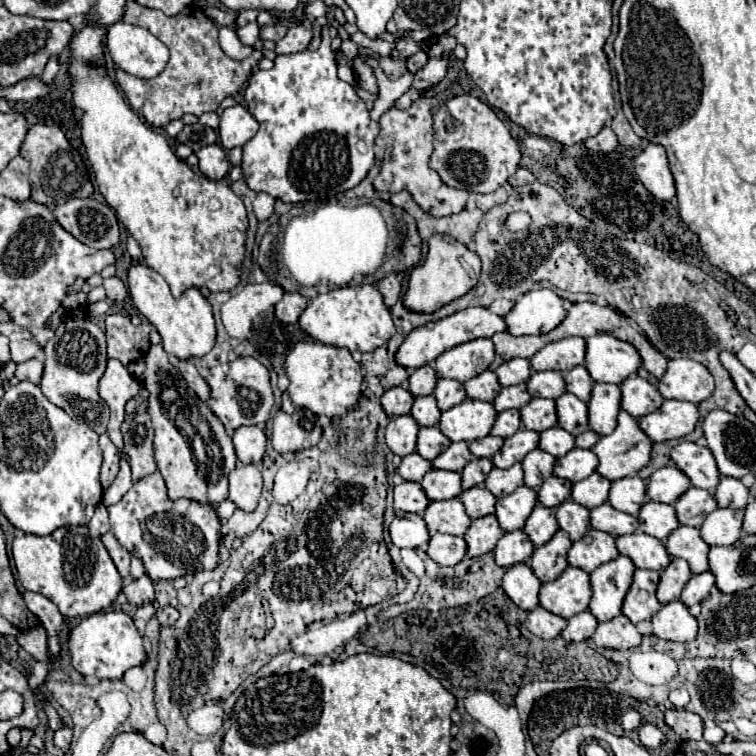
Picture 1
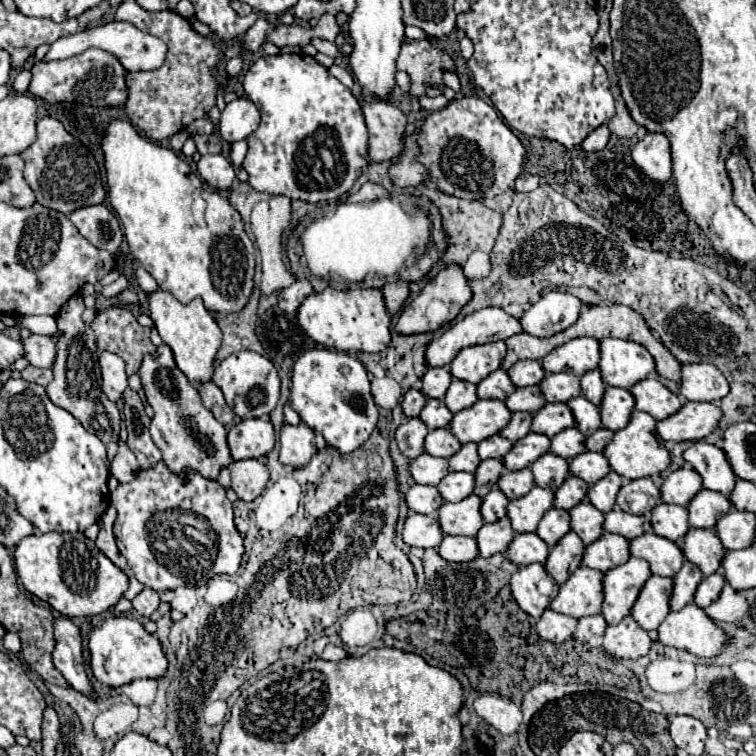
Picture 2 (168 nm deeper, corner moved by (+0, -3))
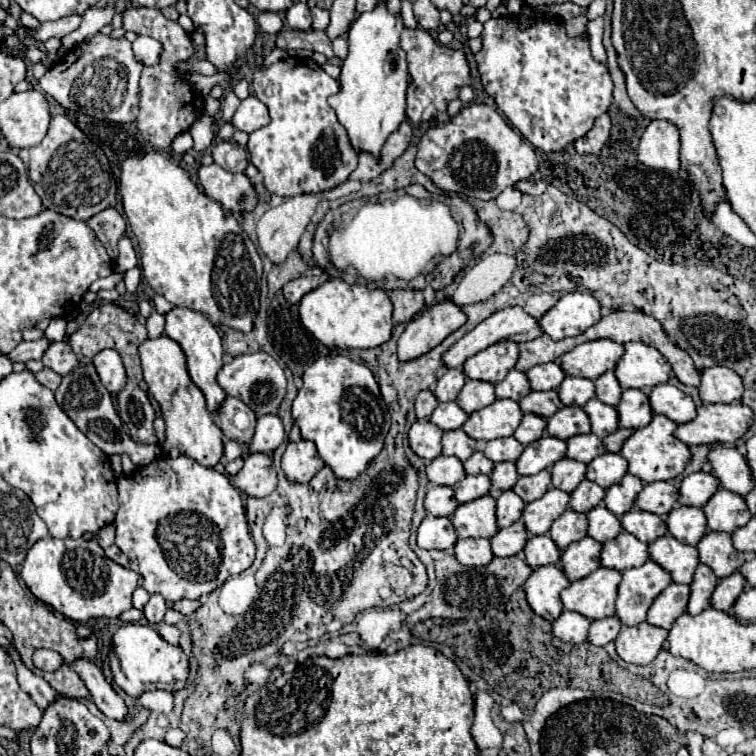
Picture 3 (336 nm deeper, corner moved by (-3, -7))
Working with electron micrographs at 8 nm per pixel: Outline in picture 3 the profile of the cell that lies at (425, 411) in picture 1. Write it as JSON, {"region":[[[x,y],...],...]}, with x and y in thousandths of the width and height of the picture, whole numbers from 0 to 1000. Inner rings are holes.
{"region":[[[595,530],[595,533],[582,533],[577,538],[577,544],[571,546],[569,557],[574,562],[579,562],[585,570],[601,570],[608,567],[619,554],[619,546],[614,541],[606,538],[606,533]]]}

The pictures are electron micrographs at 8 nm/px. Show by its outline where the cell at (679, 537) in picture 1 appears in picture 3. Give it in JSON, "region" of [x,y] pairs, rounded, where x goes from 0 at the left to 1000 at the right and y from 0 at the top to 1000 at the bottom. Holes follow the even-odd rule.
{"region":[[[937,702],[923,718],[923,731],[926,742],[937,747],[947,758],[947,763],[963,763],[974,758],[987,742],[984,734],[968,724],[966,705]]]}

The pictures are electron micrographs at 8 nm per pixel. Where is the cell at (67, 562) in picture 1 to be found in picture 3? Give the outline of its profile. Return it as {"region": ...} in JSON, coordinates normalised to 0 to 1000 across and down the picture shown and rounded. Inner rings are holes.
{"region":[[[71,710],[53,713],[42,721],[26,750],[26,763],[53,795],[63,798],[87,819],[101,824],[127,816],[159,816],[175,803],[175,784],[185,769],[180,755],[143,739],[138,726],[124,713]]]}

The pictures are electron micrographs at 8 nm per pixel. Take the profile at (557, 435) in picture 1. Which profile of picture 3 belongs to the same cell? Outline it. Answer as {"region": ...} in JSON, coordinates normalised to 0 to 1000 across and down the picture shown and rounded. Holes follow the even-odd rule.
{"region":[[[778,573],[778,575],[759,575],[749,586],[751,586],[749,604],[770,610],[770,612],[780,612],[786,604],[802,599],[802,591],[799,591],[796,581],[783,575],[783,573]]]}

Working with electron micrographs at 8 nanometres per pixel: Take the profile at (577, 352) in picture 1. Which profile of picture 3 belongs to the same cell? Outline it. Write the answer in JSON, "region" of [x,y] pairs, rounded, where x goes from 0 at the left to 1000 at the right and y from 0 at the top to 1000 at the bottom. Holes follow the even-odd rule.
{"region":[[[788,448],[765,456],[762,462],[751,464],[741,480],[751,496],[791,501],[796,493],[815,488],[815,480],[825,470],[825,456],[810,448]]]}

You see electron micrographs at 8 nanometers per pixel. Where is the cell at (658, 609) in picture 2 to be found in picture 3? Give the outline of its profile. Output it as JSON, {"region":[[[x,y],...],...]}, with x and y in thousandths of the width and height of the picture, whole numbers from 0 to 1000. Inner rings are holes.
{"region":[[[886,771],[865,795],[865,800],[857,808],[857,824],[868,827],[868,829],[878,829],[886,832],[889,824],[905,813],[905,803],[910,800],[910,774],[897,774],[897,771]]]}

